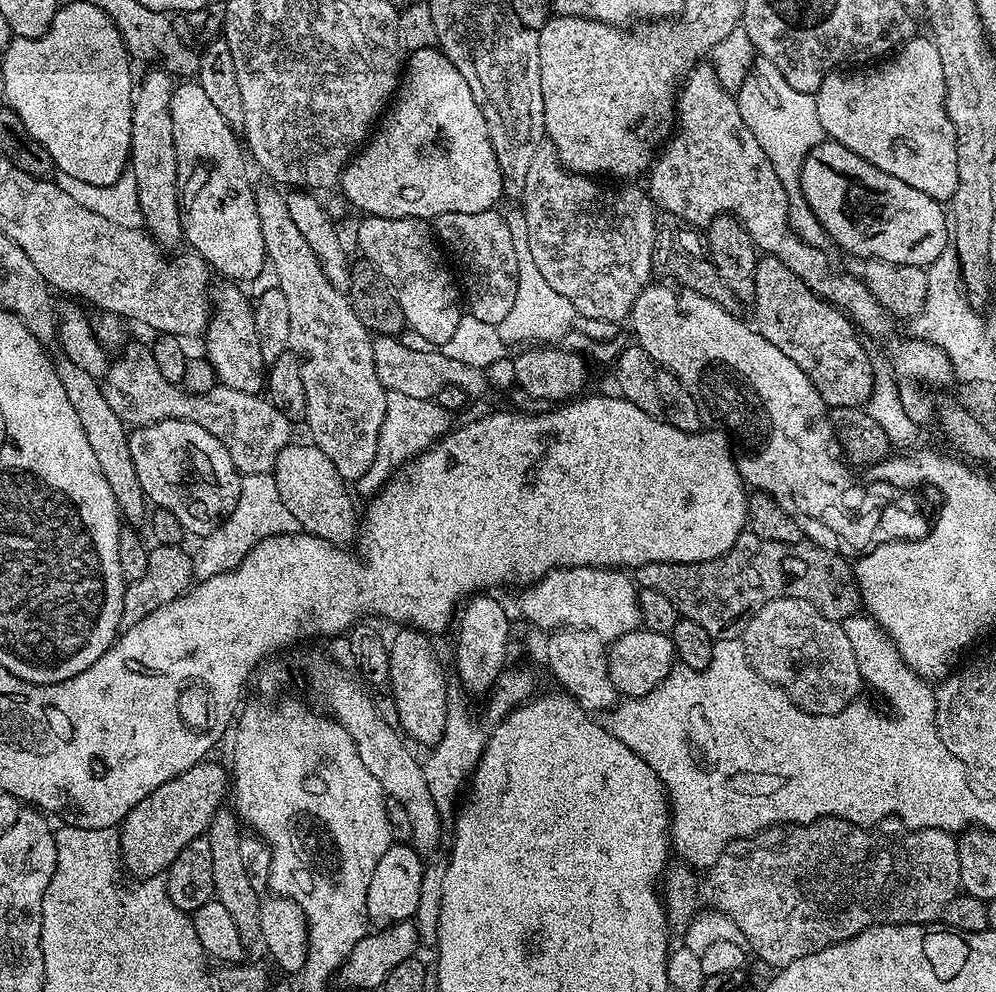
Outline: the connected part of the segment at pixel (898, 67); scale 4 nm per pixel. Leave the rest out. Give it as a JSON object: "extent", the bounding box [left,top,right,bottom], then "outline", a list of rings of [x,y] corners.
{"extent":[814,35,958,202],"outline":[[[913,35],[911,40],[907,40],[895,55],[881,63],[885,63],[881,68],[872,68],[869,72],[856,72],[860,70],[830,72],[814,94],[818,106],[818,122],[822,122],[822,130],[828,140],[837,140],[842,146],[846,146],[846,150],[854,150],[858,158],[866,158],[866,162],[878,166],[878,170],[886,170],[886,174],[894,174],[894,178],[906,182],[906,186],[914,186],[914,190],[922,190],[922,194],[930,194],[930,198],[948,202],[951,201],[954,190],[958,190],[958,146],[954,126],[946,114],[946,82],[942,78],[942,58],[938,58],[938,46],[927,35],[920,35]]]}

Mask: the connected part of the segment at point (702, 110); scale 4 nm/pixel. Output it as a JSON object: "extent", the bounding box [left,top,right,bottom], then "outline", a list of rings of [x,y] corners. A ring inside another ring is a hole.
{"extent":[646,62,890,336],"outline":[[[701,62],[684,78],[684,83],[678,89],[676,98],[676,123],[670,139],[663,145],[662,151],[655,157],[654,163],[647,173],[646,191],[652,198],[653,205],[659,206],[670,216],[677,216],[685,225],[707,226],[715,216],[727,214],[735,216],[740,224],[750,234],[761,253],[776,256],[810,290],[814,290],[823,300],[841,309],[853,324],[864,328],[872,336],[884,336],[888,332],[890,313],[883,308],[870,294],[868,285],[863,279],[852,276],[835,276],[828,269],[823,253],[814,250],[814,246],[804,244],[792,232],[788,225],[788,199],[786,190],[782,190],[782,182],[778,182],[778,174],[774,174],[774,166],[770,158],[758,146],[758,138],[750,134],[750,126],[742,122],[742,114],[736,105],[736,97],[728,92],[718,82],[718,74],[712,69],[711,63]]]}

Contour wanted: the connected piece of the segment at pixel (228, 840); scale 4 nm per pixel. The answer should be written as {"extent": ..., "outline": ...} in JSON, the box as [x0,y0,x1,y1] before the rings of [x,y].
{"extent":[206,806,261,942],"outline":[[[221,806],[214,814],[206,833],[210,842],[212,863],[214,865],[214,890],[215,899],[230,910],[230,918],[234,918],[234,926],[238,926],[238,934],[245,942],[252,940],[259,941],[260,933],[260,904],[261,893],[256,893],[256,888],[252,885],[253,877],[246,870],[242,863],[242,854],[245,849],[242,846],[242,824],[238,819],[237,813],[231,807]]]}

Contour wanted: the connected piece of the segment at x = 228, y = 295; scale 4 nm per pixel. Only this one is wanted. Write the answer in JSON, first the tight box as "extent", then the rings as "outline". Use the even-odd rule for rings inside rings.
{"extent":[203,282,266,394],"outline":[[[220,282],[214,288],[214,311],[204,329],[203,355],[214,366],[217,381],[230,390],[242,390],[242,394],[260,394],[266,388],[266,365],[258,346],[258,326],[254,326],[253,301],[244,297],[239,283]]]}

